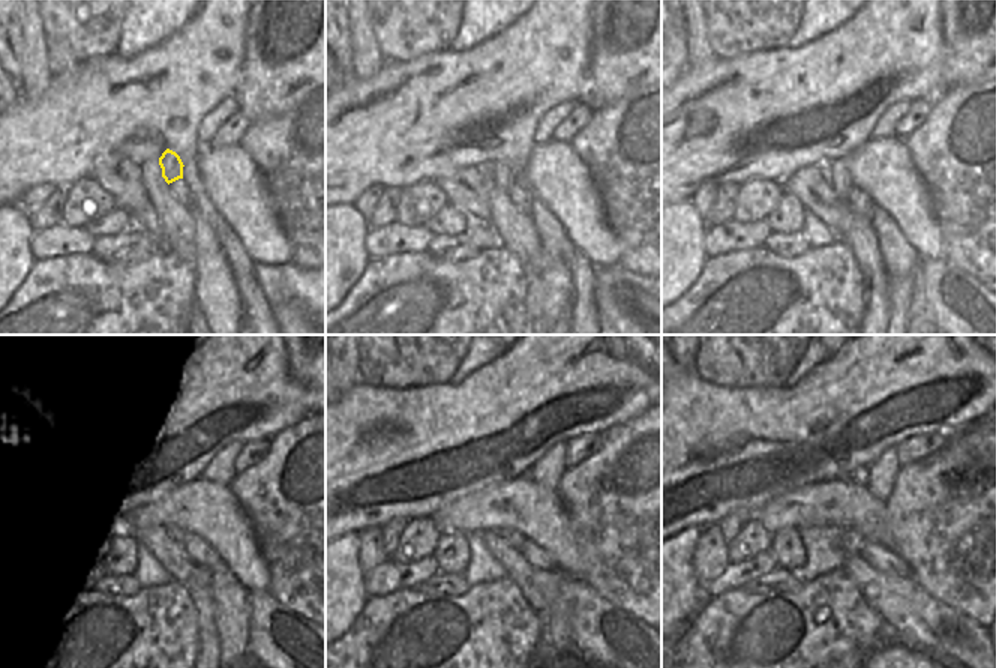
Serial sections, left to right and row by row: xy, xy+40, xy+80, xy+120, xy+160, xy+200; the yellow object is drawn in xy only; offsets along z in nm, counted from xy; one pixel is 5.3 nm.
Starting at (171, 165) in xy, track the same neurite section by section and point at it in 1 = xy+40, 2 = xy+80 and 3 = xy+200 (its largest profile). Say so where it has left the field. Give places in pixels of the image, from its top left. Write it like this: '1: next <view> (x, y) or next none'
1: next xy+40 (500, 173)
2: next xy+80 (836, 171)
3: next xy+200 (852, 541)

